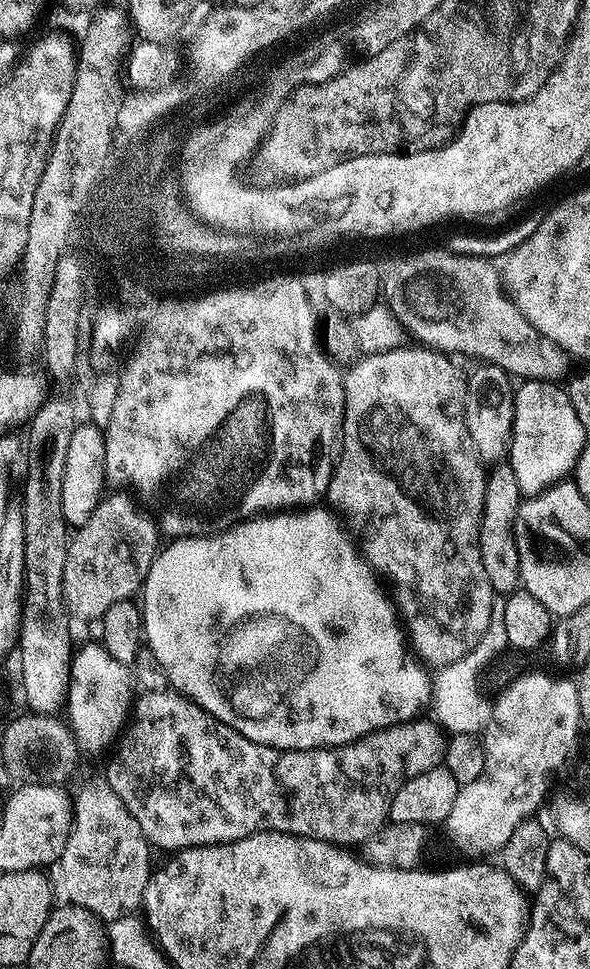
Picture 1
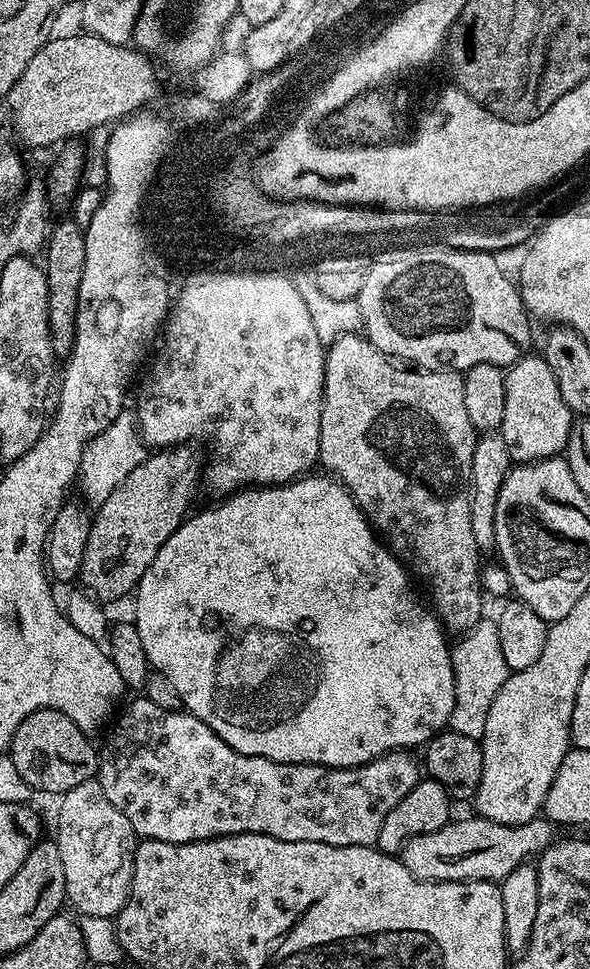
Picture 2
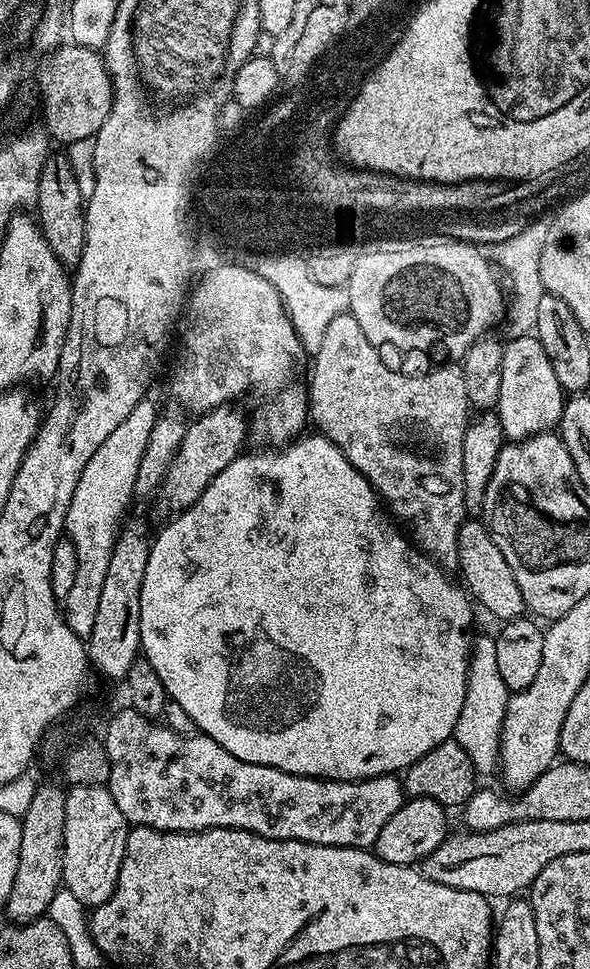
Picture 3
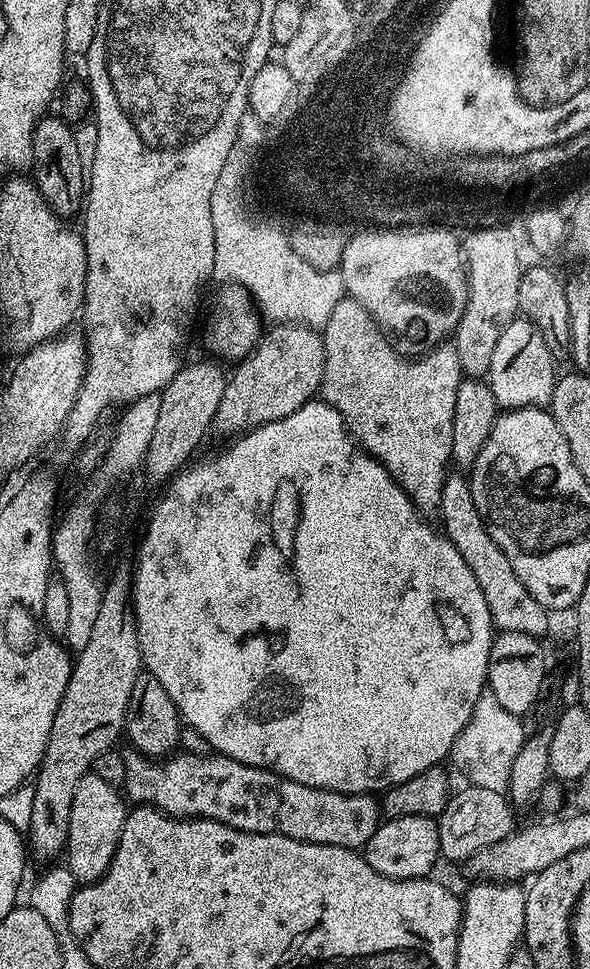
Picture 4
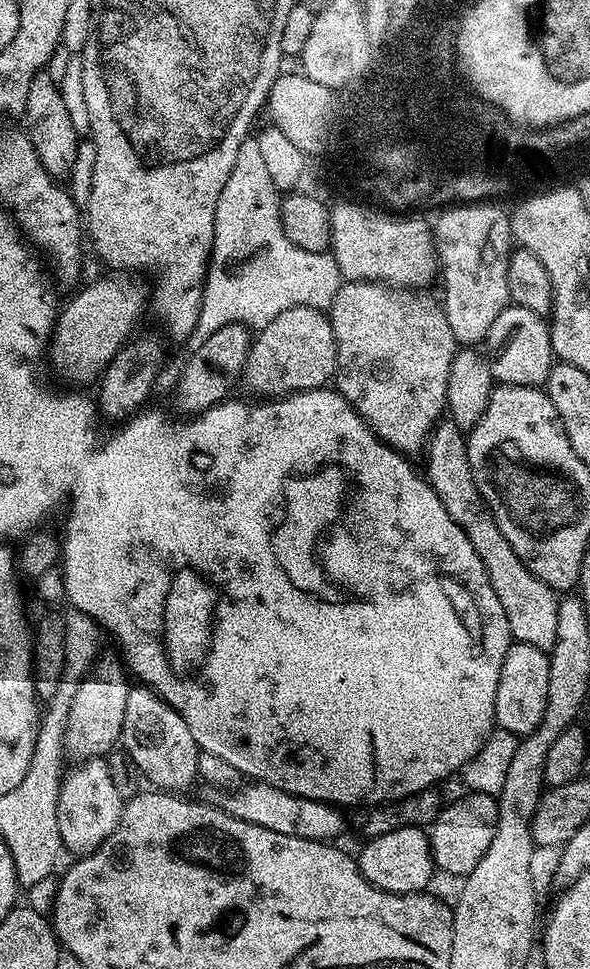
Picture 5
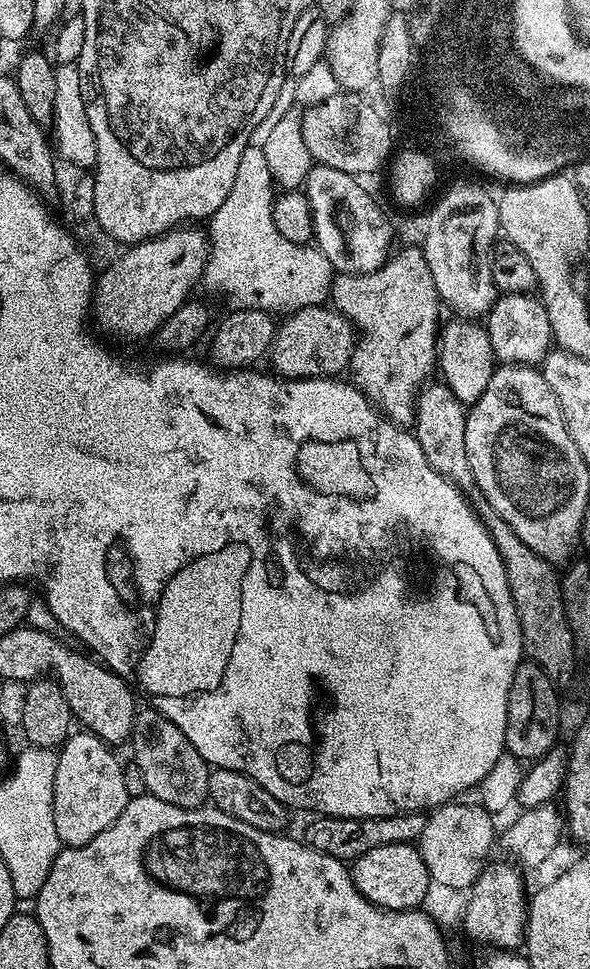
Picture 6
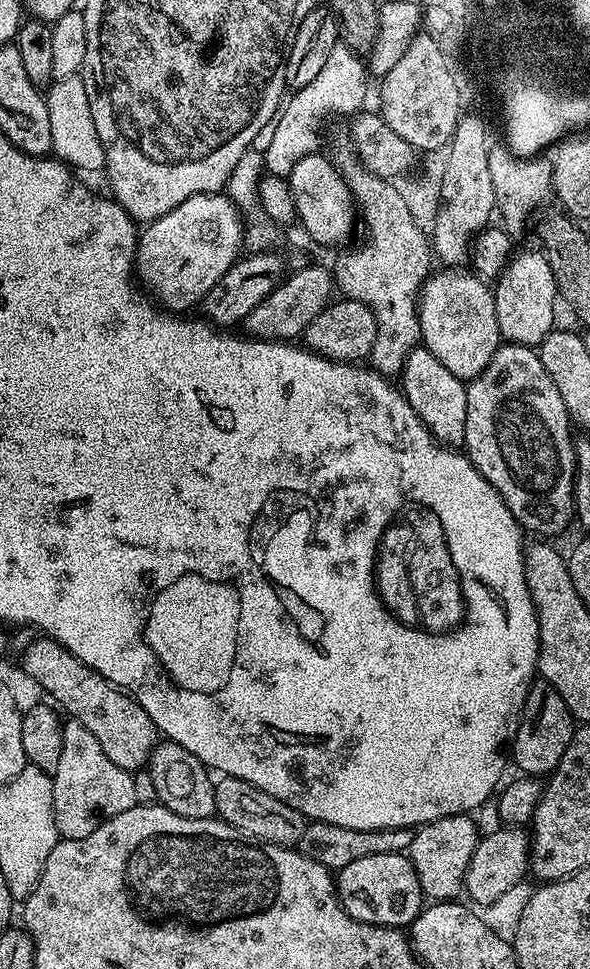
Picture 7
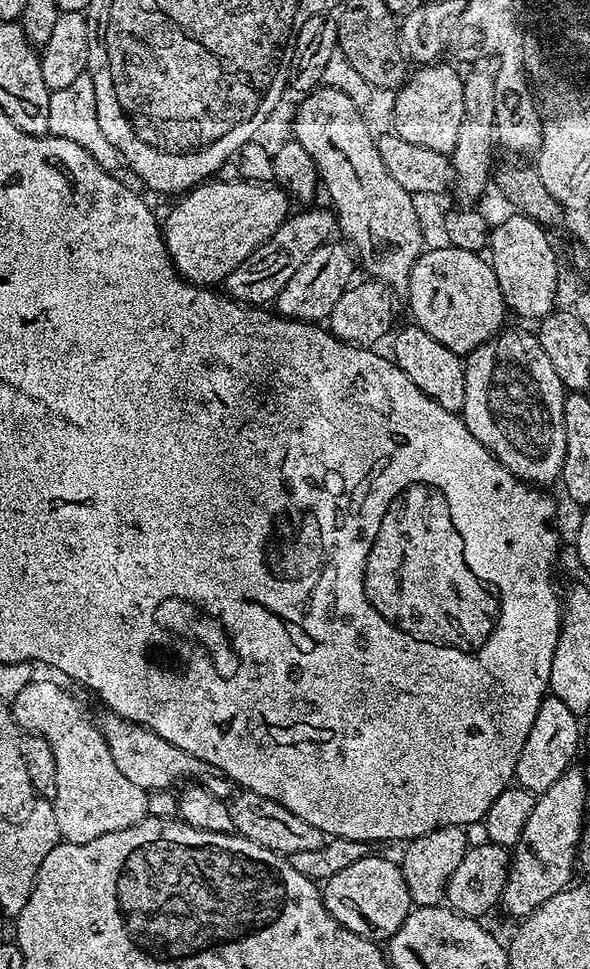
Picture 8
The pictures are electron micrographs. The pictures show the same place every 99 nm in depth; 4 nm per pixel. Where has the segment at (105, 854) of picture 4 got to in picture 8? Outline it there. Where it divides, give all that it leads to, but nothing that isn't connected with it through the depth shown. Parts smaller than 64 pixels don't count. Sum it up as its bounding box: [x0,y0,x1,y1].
[10,678,148,845]

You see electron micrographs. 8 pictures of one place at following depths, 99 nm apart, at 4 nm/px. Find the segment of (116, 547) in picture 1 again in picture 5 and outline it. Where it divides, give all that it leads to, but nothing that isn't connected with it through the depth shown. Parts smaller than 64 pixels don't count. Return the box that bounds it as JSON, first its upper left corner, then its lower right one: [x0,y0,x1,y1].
[243,306,338,398]

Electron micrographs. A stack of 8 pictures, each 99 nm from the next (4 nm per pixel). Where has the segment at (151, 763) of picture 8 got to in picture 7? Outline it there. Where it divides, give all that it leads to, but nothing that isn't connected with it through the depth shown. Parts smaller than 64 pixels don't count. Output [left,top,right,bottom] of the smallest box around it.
[20,638,158,773]

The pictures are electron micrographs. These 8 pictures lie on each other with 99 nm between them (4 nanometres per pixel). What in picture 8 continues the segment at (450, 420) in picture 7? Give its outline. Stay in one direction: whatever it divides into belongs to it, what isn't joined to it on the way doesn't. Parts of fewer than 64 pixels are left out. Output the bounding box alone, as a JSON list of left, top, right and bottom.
[390,322,466,413]

